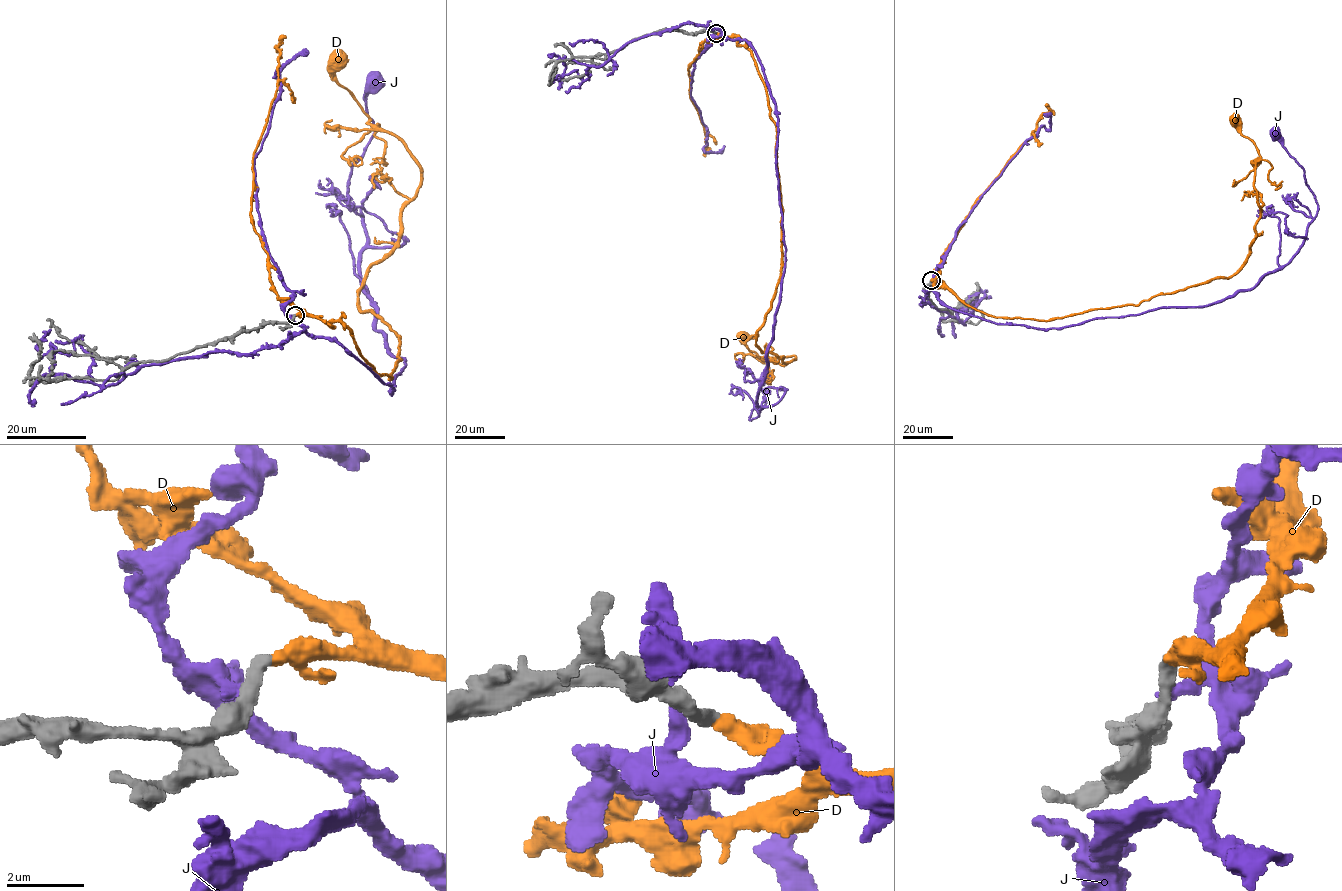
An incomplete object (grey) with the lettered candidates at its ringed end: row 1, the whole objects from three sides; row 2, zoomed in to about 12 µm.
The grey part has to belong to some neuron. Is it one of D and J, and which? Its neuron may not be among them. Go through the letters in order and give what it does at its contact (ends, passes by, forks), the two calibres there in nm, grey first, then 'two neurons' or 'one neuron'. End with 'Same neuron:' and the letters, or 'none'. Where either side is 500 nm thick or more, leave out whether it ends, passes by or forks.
D: it ends | 380/400 nm | one neuron
J: it ends | 440/360 nm | two neurons
Same neuron: D

